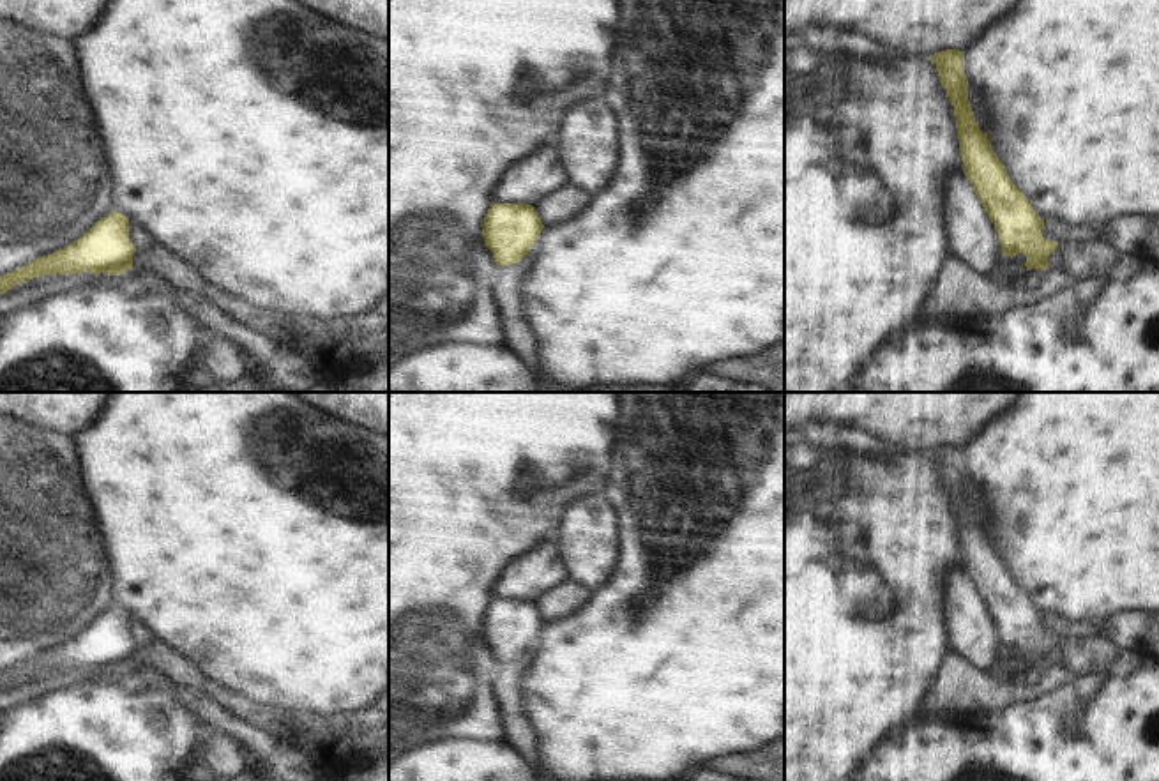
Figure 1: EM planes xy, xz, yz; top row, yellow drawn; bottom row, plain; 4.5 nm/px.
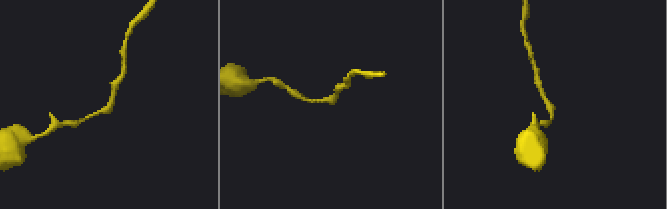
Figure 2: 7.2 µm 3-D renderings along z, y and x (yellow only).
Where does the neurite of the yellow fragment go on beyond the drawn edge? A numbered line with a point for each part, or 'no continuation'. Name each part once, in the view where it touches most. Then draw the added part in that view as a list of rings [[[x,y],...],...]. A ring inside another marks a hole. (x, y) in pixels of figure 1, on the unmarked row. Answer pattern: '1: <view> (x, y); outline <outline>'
no continuation

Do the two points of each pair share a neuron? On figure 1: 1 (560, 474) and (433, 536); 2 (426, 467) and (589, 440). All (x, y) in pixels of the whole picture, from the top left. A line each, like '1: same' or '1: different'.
1: same
2: same

